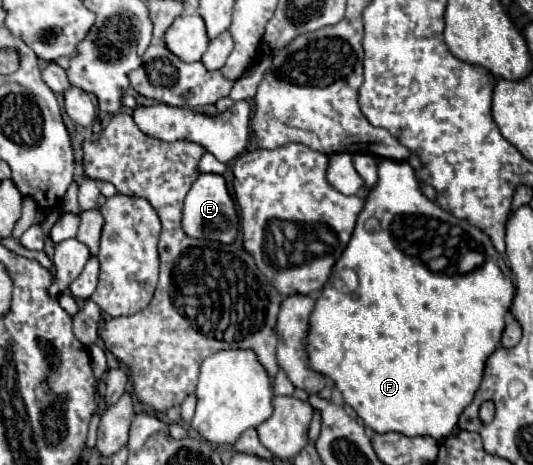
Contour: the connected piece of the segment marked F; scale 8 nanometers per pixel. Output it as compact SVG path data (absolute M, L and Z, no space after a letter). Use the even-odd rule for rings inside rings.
M382 159L380 167L378 167L378 181L372 189L368 189L368 197L364 203L362 213L358 215L358 223L356 229L352 233L352 239L348 243L348 247L344 249L342 257L338 259L338 263L334 265L335 271L341 269L352 269L356 271L360 285L356 289L356 293L346 295L336 291L330 283L324 285L322 295L316 301L316 307L312 311L310 317L310 325L312 329L308 331L308 357L310 357L310 365L312 369L316 369L318 373L324 373L326 377L330 377L336 387L340 389L344 401L358 413L358 417L364 421L366 427L374 429L376 433L388 433L388 431L396 431L396 433L404 433L406 437L420 437L420 435L428 435L434 437L436 441L442 441L444 437L448 437L456 423L458 417L462 415L462 411L472 403L476 389L480 387L480 381L484 377L484 365L486 359L494 353L494 349L500 345L500 337L504 331L504 323L506 323L506 313L512 307L514 301L514 283L512 283L512 275L508 273L508 281L502 273L500 265L500 255L494 249L490 237L486 233L482 233L478 227L470 225L468 221L462 221L458 217L454 217L452 213L440 209L434 201L426 199L420 191L418 179L414 175L414 169L410 167L408 161L392 161L392 159ZM370 217L378 217L382 223L382 231L380 233L366 233L364 231L364 221ZM466 253L480 253L486 259L486 265L478 265L472 269L462 269L460 259Z

